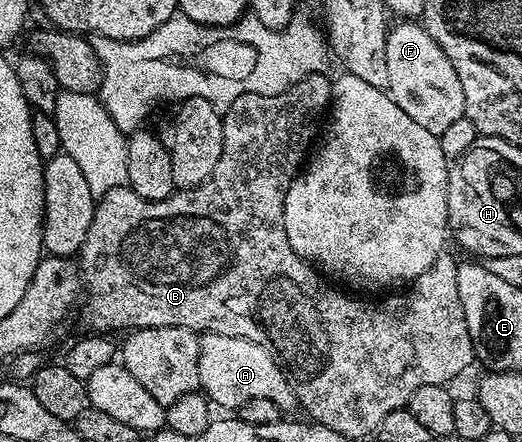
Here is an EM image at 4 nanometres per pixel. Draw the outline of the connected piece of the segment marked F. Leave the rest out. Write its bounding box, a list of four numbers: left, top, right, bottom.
[387,19,465,133]

